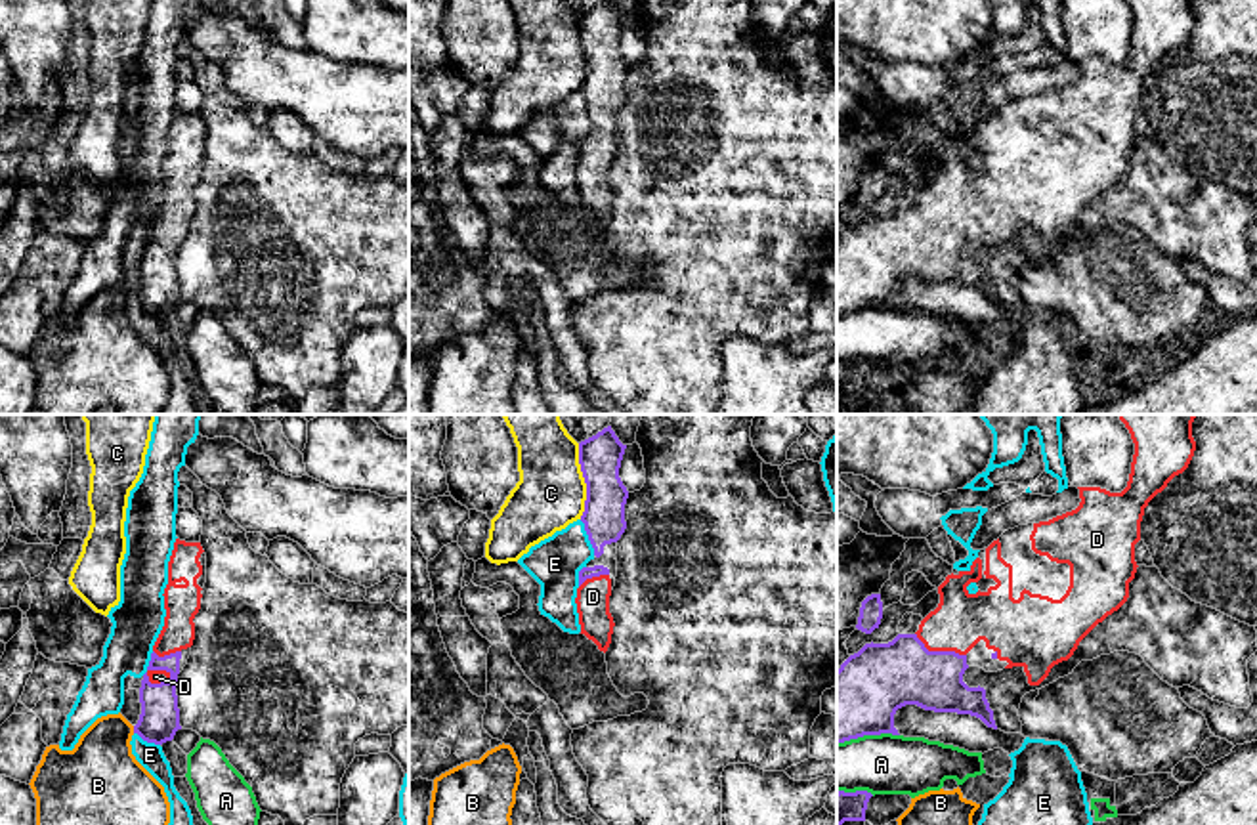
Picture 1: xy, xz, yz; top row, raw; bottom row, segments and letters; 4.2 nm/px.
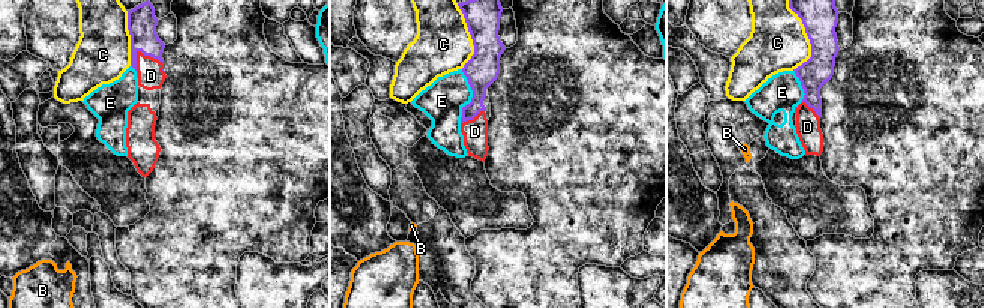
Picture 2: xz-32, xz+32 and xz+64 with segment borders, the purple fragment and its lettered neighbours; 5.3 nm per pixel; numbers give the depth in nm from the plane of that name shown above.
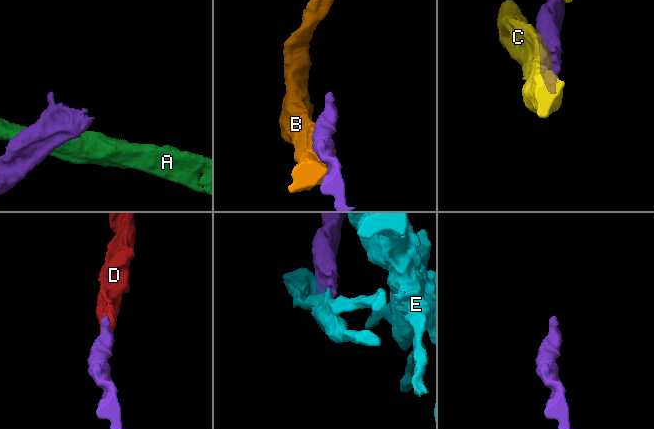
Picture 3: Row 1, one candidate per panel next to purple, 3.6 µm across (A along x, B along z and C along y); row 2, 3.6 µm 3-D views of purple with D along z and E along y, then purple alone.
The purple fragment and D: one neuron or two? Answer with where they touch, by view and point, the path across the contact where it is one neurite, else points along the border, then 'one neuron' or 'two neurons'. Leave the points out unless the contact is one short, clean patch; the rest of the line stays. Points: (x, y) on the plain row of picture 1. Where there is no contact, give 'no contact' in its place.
xy (157, 241) | one neuron

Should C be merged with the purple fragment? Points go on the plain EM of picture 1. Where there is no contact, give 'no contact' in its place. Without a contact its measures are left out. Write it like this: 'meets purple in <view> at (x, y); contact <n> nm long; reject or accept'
meets purple in xz at (585, 54); contact 320 nm long; reject

